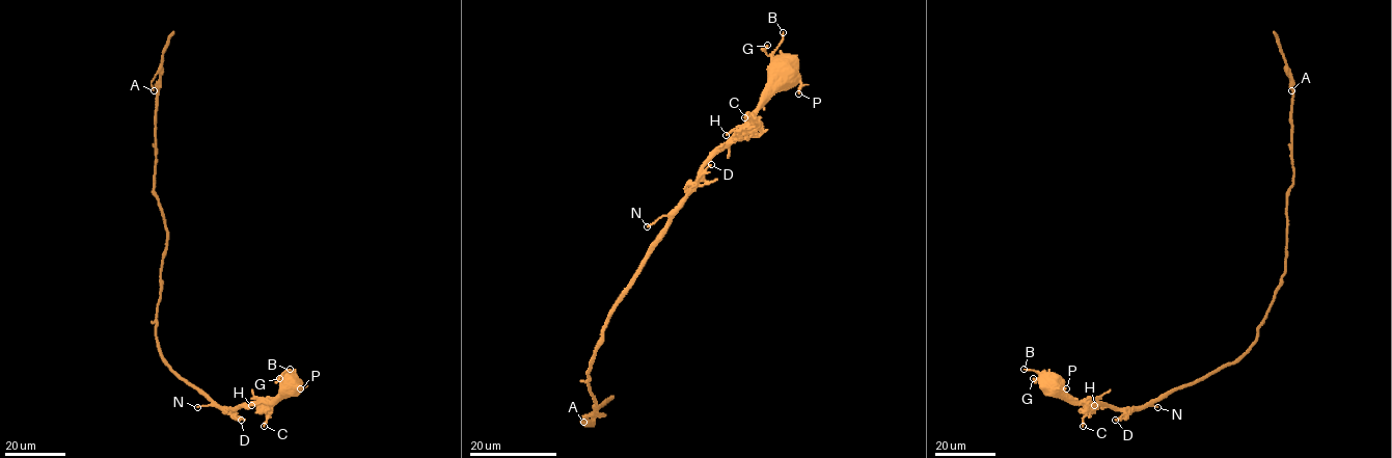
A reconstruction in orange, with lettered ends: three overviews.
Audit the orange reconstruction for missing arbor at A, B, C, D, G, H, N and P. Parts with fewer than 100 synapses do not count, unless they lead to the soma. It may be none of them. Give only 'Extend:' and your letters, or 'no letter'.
Extend: no letter

